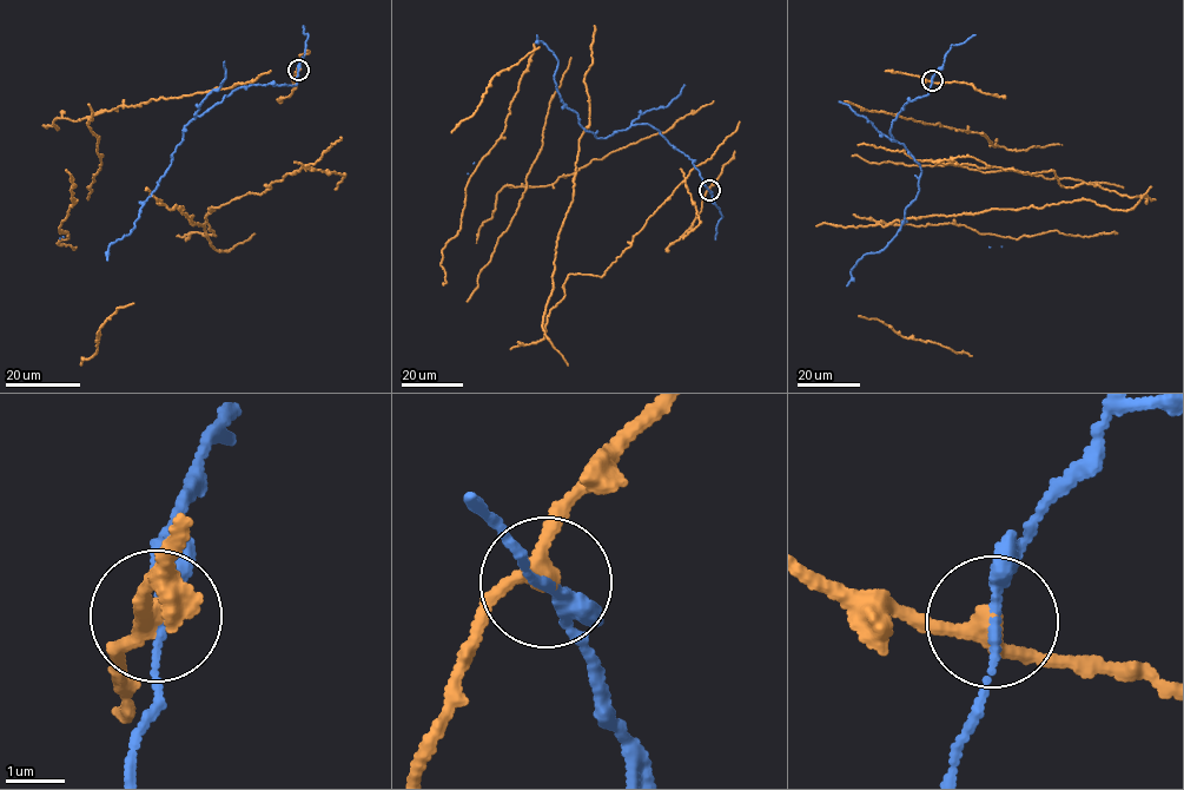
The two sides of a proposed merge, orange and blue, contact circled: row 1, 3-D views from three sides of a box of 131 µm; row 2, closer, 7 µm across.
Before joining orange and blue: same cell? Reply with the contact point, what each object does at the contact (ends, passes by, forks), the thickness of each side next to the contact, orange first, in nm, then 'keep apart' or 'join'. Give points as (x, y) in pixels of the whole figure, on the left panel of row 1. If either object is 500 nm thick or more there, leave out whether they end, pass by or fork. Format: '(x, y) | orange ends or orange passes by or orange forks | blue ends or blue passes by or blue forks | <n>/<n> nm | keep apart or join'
(298, 70) | orange passes by | blue passes by | 240/190 nm | keep apart

